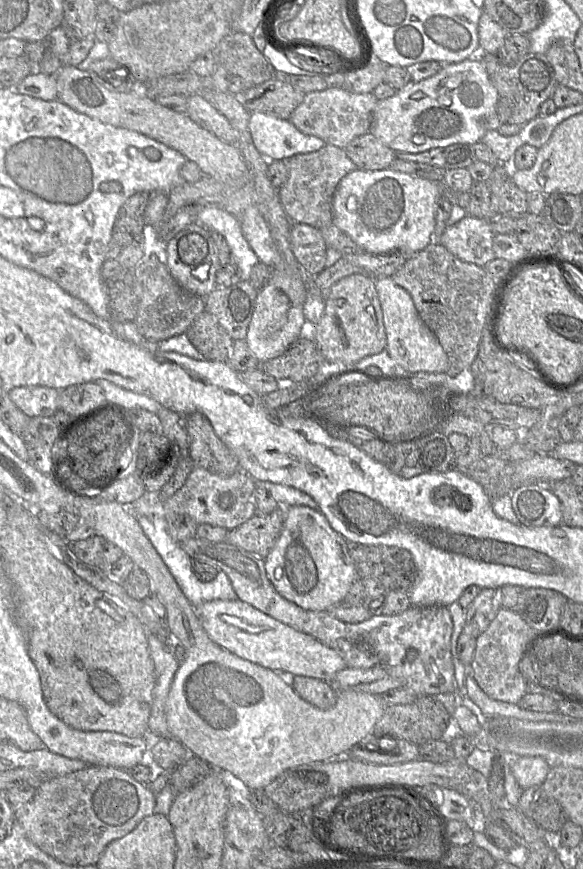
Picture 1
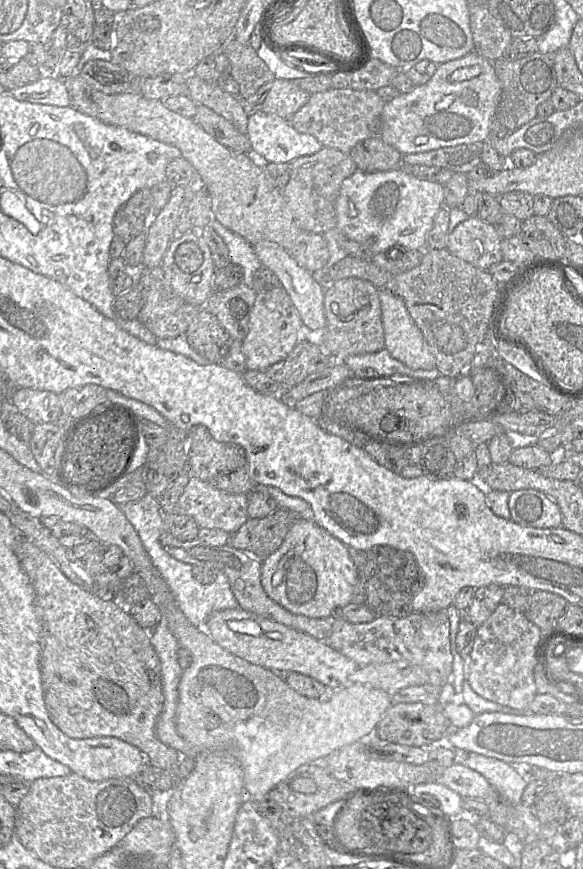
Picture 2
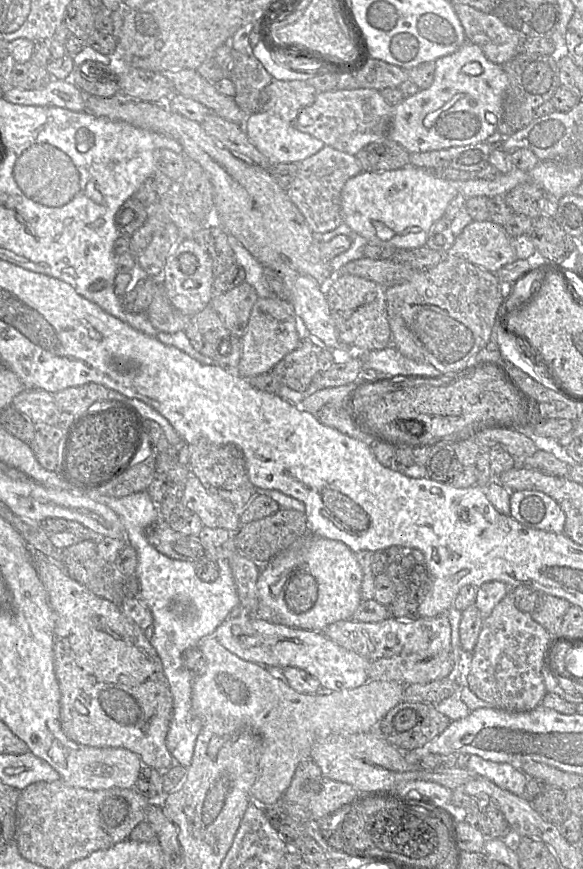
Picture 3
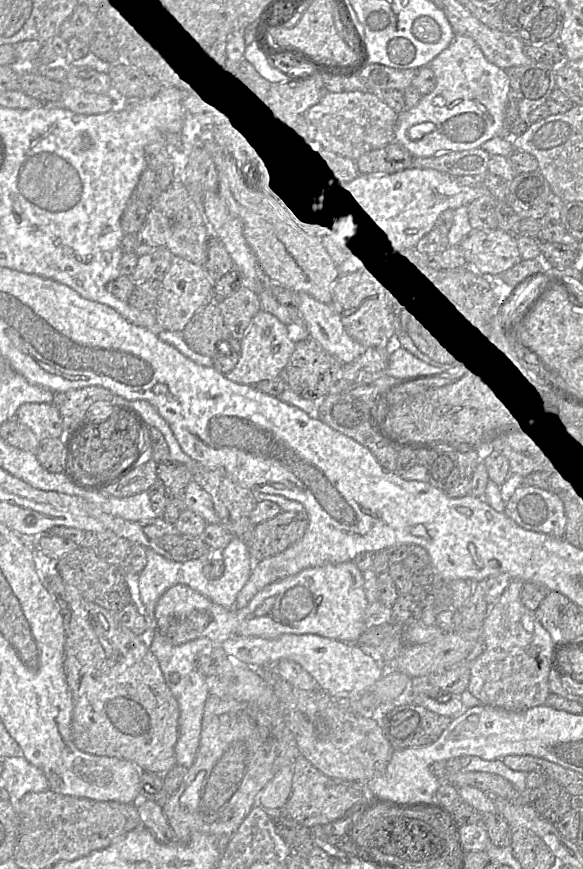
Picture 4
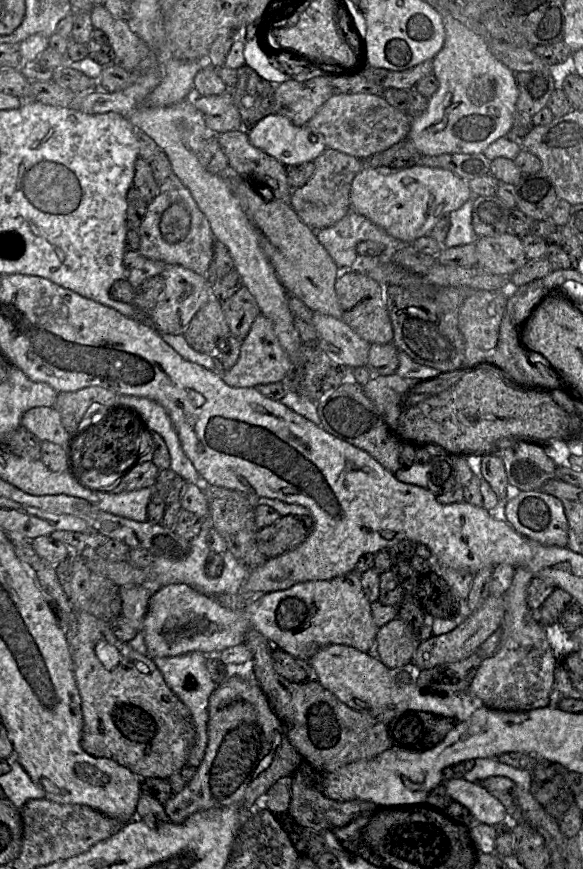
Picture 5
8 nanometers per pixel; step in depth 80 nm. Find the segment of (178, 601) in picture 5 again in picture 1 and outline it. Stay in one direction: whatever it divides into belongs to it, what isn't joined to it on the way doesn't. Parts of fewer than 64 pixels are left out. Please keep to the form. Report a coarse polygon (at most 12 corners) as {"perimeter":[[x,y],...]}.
{"perimeter":[[285,508],[264,559],[285,599],[310,611],[344,601],[357,578],[325,515]]}

